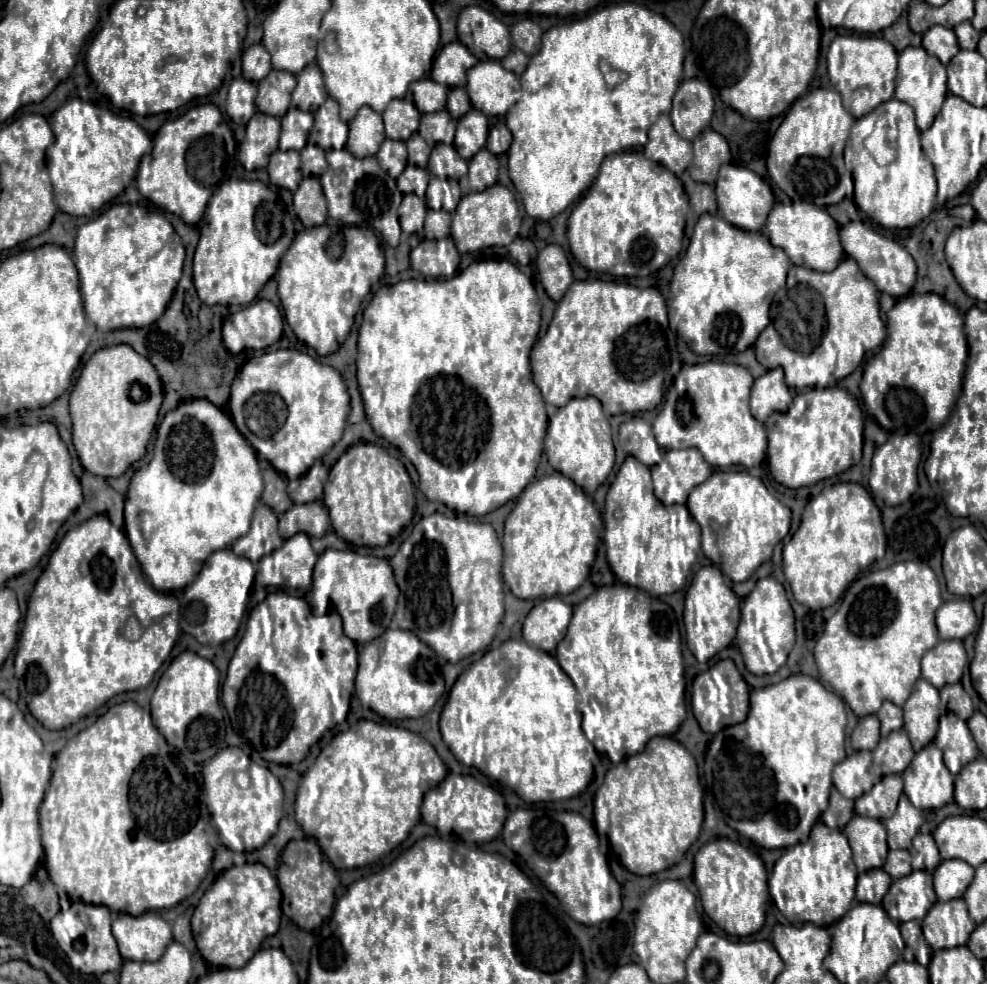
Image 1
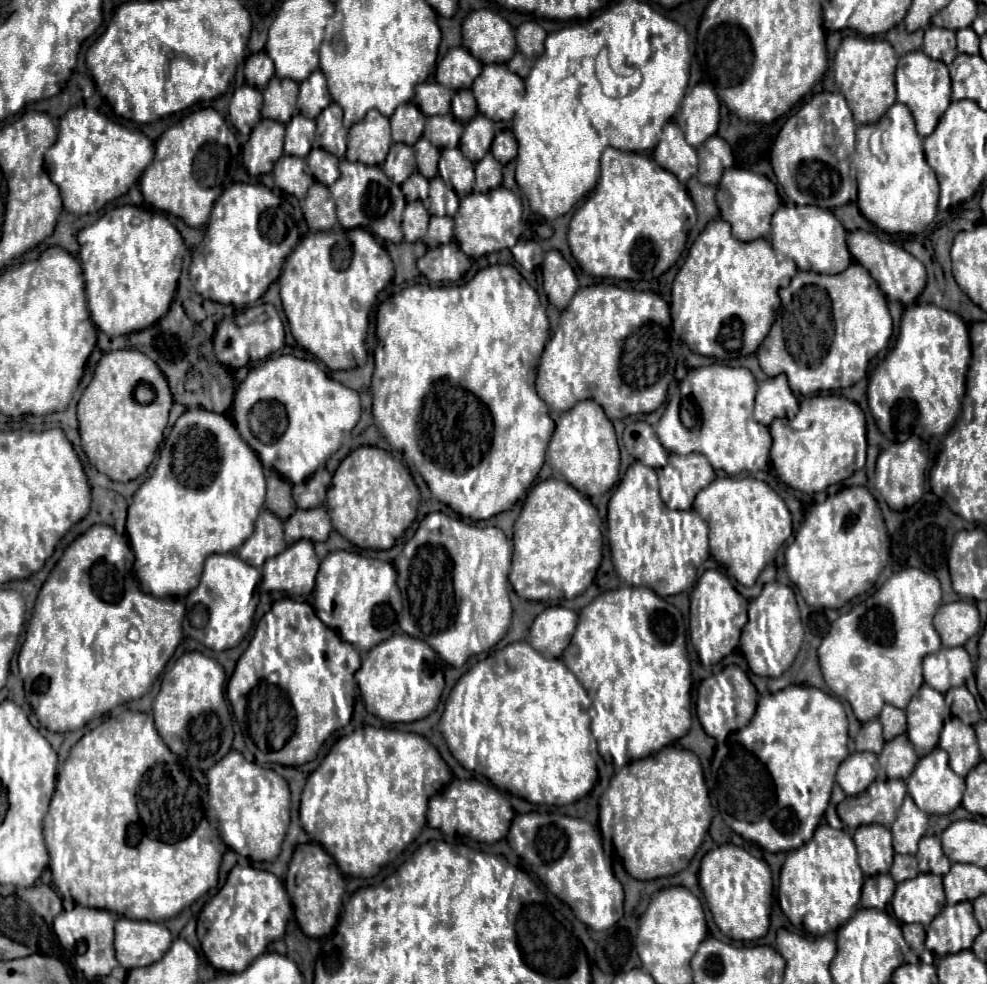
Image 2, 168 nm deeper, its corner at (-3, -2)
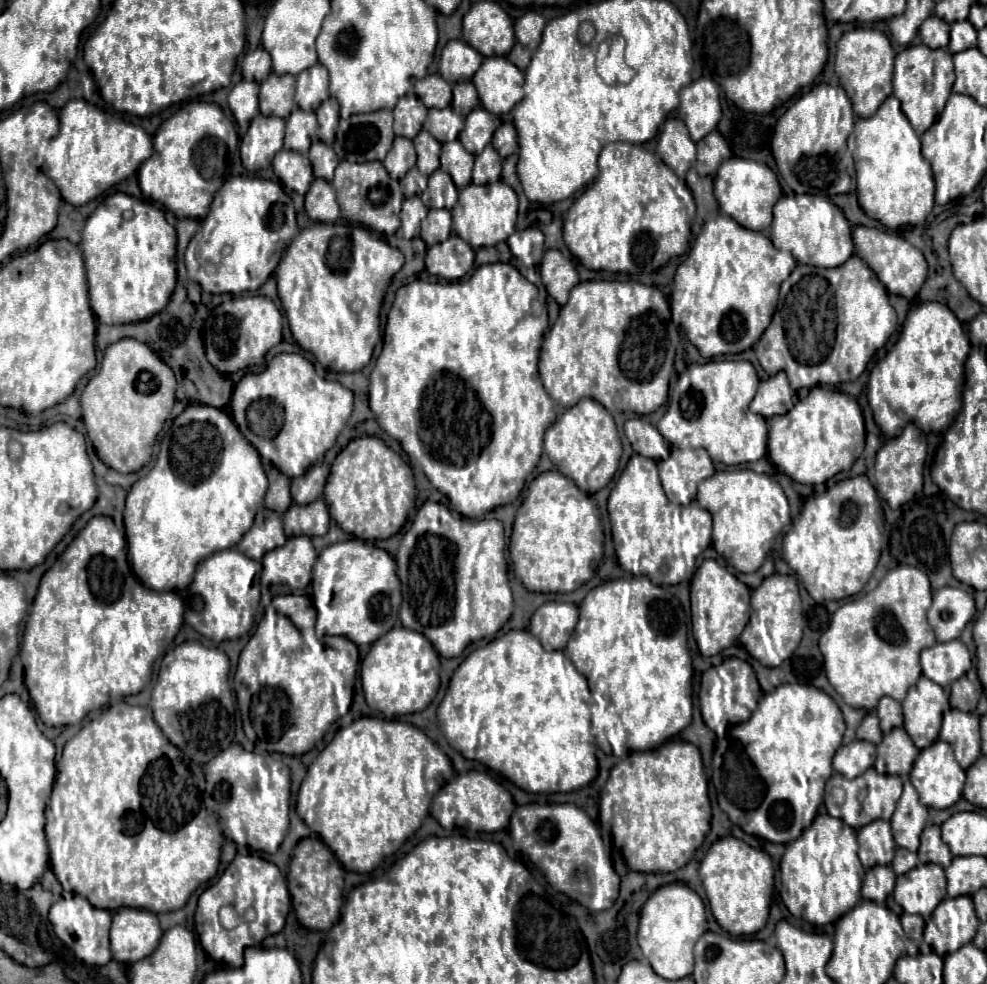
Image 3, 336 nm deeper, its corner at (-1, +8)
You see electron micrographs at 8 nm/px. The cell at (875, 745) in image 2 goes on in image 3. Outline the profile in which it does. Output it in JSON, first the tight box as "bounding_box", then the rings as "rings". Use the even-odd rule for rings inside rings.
{"bounding_box":[857,712,883,744],"rings":[[[869,712],[861,726],[857,728],[857,738],[859,740],[867,740],[867,742],[873,742],[873,744],[879,744],[883,734],[881,734],[881,728],[879,728],[879,718],[875,716],[875,712]]]}

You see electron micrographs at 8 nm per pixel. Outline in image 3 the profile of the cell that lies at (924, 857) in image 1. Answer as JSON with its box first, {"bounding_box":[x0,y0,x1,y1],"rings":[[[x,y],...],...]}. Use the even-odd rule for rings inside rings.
{"bounding_box":[919,826,953,868],"rings":[[[927,826],[923,830],[919,858],[921,858],[921,862],[935,862],[943,868],[947,868],[949,862],[953,860],[953,856],[949,854],[949,846],[945,846],[945,842],[941,842],[939,826]]]}

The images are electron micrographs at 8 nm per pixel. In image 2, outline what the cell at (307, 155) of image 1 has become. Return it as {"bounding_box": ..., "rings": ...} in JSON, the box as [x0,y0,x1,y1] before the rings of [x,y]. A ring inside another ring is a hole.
{"bounding_box":[307,148,339,186],"rings":[[[313,148],[307,156],[307,164],[309,164],[309,170],[315,176],[315,180],[321,184],[331,186],[339,178],[339,168],[337,168],[339,158],[325,152],[323,148]]]}

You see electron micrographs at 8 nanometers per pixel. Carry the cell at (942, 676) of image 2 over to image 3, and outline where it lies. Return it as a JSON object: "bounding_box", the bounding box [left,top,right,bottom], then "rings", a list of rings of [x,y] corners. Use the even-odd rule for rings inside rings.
{"bounding_box":[921,640,971,688],"rings":[[[961,640],[935,644],[921,652],[921,668],[923,676],[945,688],[971,668],[971,654]]]}

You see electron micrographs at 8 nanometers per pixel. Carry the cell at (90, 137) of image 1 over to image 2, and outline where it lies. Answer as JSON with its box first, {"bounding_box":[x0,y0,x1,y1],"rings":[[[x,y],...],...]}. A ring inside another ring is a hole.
{"bounding_box":[45,106,154,214],"rings":[[[75,106],[59,119],[57,140],[45,154],[45,170],[59,186],[67,212],[93,214],[127,194],[147,164],[151,164],[154,154],[154,144],[143,132],[114,121],[98,110]]]}

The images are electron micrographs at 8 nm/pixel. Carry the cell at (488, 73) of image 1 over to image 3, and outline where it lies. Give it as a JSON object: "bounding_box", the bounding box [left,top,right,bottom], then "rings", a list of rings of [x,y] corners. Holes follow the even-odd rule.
{"bounding_box":[473,58,523,114],"rings":[[[485,58],[473,76],[481,106],[491,114],[507,114],[523,98],[523,72],[507,58]]]}

